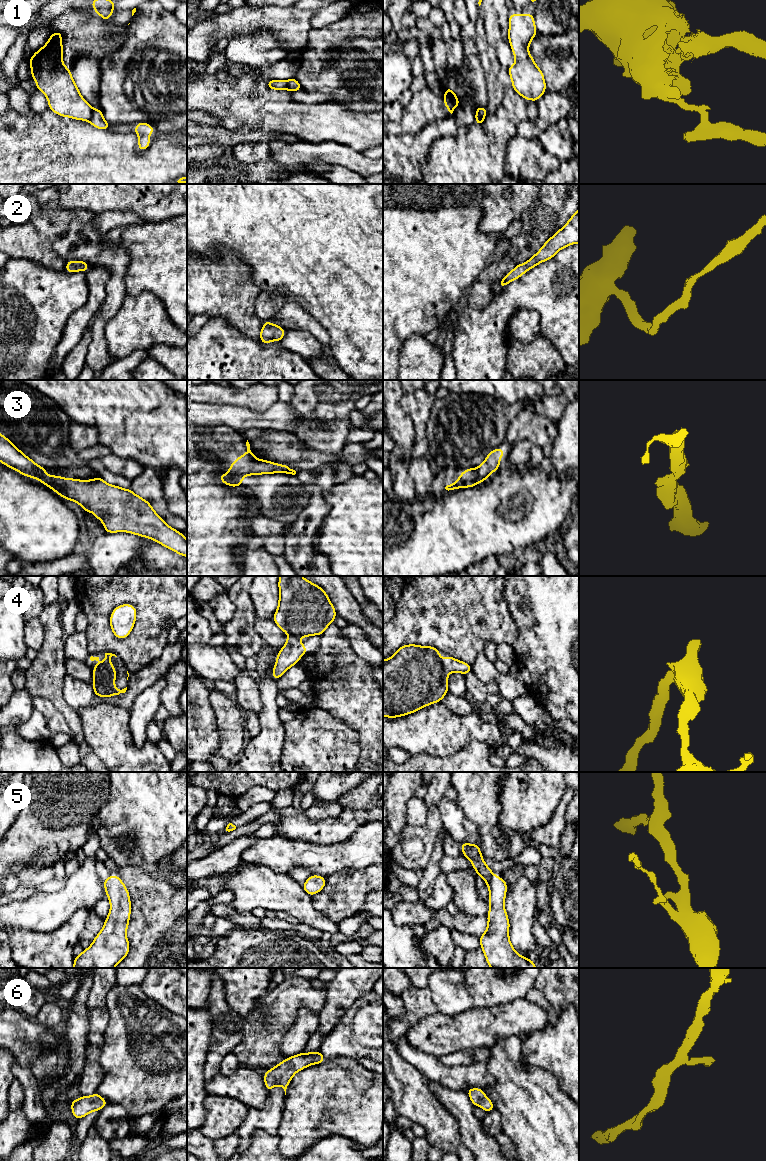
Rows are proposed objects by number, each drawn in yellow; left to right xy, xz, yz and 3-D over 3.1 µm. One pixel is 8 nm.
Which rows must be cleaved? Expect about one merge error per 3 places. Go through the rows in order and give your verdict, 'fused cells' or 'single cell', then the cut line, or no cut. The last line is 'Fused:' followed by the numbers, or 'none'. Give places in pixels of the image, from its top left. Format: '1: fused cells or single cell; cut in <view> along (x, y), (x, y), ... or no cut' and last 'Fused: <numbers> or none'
1: fused cells; cut in xy along (93, 109), (92, 115), (88, 120)
2: single cell; no cut
3: fused cells; cut in xz along (229, 473), (241, 476)
4: single cell; no cut
5: single cell; no cut
6: single cell; no cut
Fused: 1, 3

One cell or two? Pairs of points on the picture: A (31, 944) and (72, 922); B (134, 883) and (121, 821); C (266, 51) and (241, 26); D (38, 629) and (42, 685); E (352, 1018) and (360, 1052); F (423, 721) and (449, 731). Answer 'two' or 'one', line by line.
A: one
B: two
C: two
D: two
E: one
F: one

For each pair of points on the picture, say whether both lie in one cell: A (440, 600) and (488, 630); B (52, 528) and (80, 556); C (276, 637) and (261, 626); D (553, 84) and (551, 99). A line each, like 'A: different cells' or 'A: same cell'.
A: same cell
B: different cells
C: same cell
D: different cells

